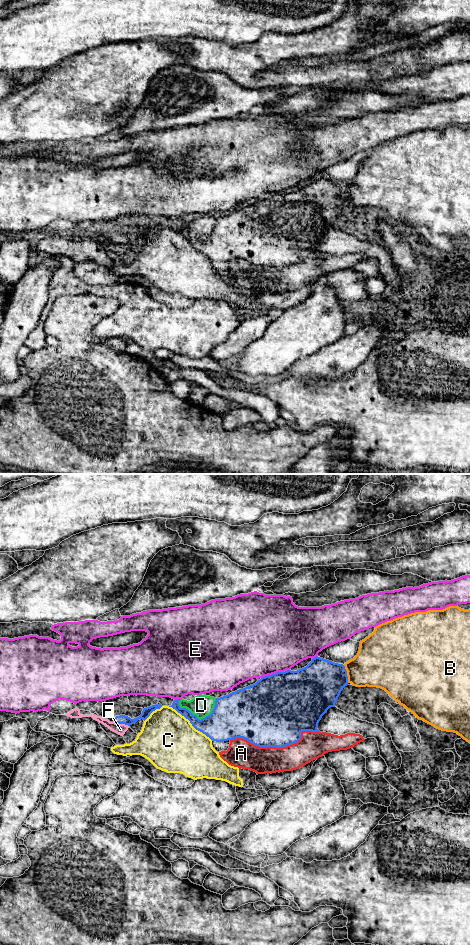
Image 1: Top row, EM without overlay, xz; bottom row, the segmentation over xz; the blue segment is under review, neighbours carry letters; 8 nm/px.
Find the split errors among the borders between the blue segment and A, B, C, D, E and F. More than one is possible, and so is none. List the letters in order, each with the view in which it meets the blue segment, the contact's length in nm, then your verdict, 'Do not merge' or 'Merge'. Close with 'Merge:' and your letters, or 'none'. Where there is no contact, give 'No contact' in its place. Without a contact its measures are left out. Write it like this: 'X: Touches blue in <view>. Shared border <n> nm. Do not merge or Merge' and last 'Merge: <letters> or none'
A: Touches blue in xz. Shared border 700 nm. Do not merge
B: Touches blue in xz. Shared border 150 nm. Do not merge
C: Touches blue in xz. Shared border 440 nm. Do not merge
D: Touches blue in xz. Shared border 320 nm. Do not merge
E: Touches blue in xz. Shared border 190 nm. Do not merge
F: Touches blue in xz. Shared border 130 nm. Do not merge
Merge: none

